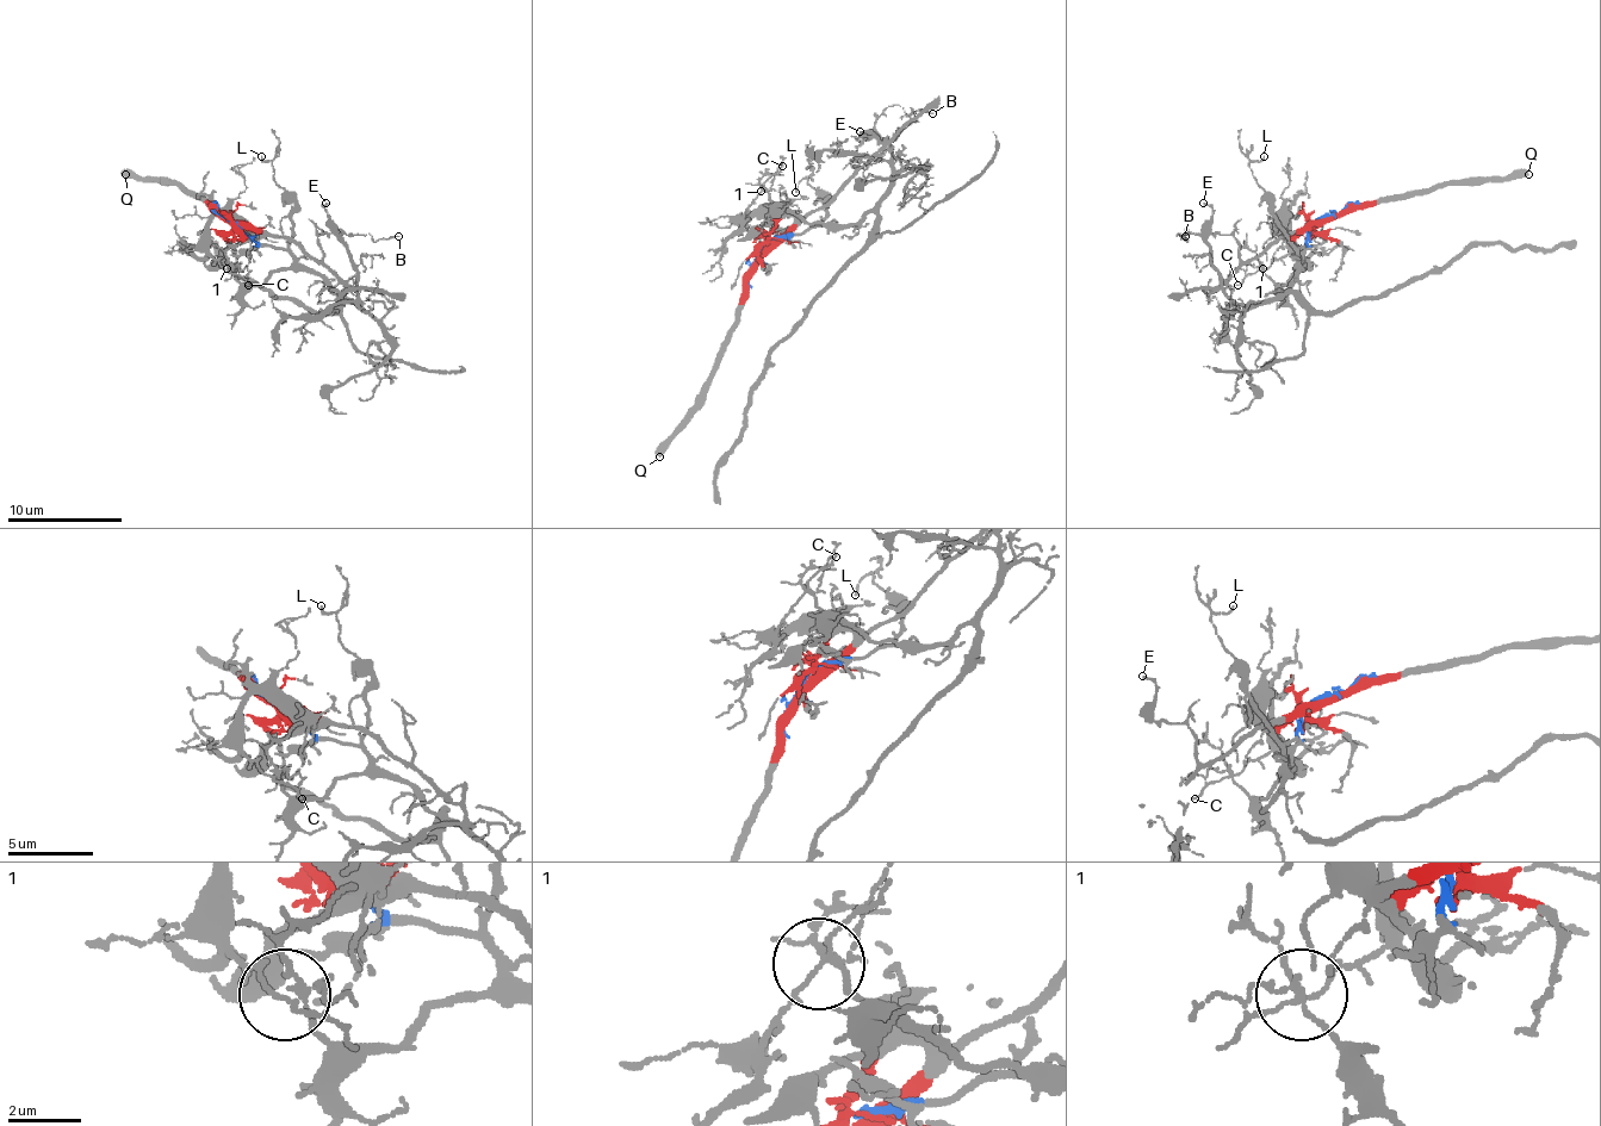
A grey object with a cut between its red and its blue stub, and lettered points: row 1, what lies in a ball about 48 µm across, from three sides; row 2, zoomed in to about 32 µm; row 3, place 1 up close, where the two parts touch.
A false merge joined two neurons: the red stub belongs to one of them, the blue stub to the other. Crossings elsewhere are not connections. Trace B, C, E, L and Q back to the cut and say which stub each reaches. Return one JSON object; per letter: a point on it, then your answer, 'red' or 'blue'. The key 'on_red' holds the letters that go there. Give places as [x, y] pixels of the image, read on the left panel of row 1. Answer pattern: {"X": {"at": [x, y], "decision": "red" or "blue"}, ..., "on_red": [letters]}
{"B": {"at": [398, 236], "decision": "blue"}, "C": {"at": [248, 285], "decision": "red"}, "E": {"at": [326, 203], "decision": "blue"}, "L": {"at": [261, 156], "decision": "blue"}, "Q": {"at": [125, 174], "decision": "red"}, "on_red": ["C", "Q"]}

